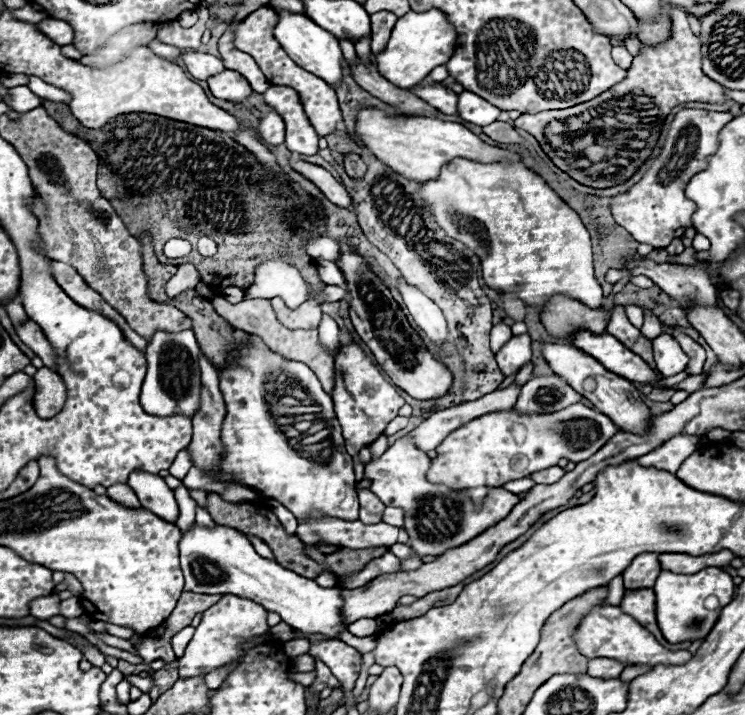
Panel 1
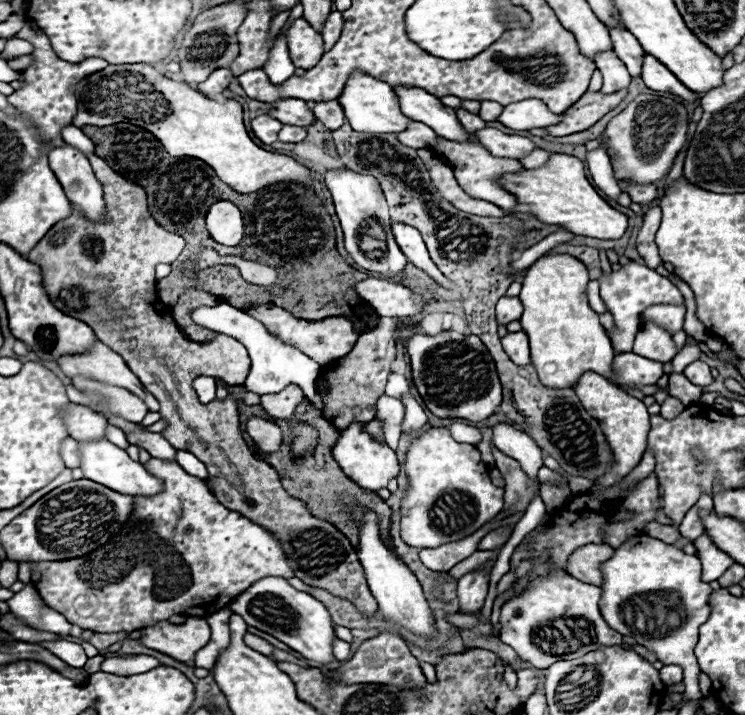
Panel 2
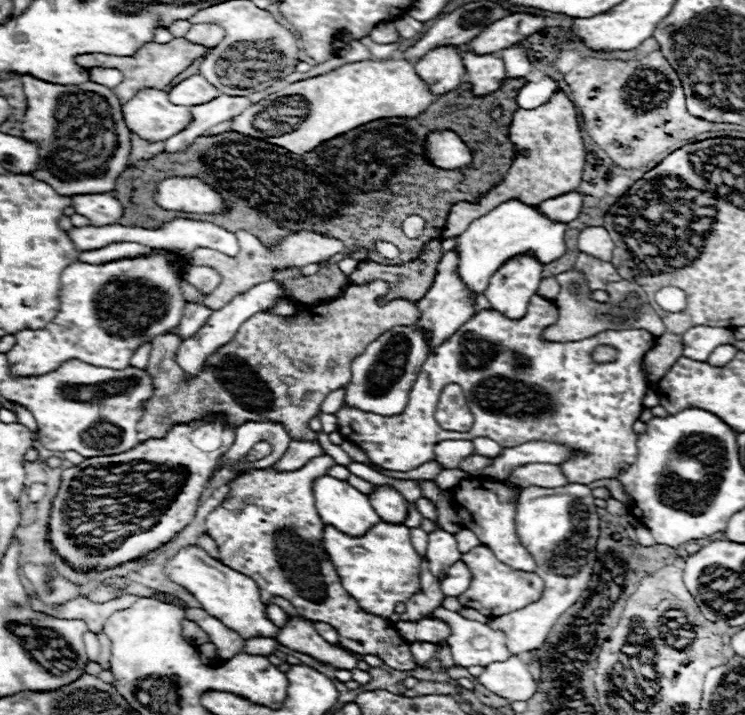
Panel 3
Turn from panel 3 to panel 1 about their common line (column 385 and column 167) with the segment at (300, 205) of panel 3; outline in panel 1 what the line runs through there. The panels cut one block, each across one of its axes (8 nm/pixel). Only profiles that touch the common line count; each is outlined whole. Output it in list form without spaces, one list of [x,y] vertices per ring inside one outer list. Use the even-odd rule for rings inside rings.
[[[42,100],[42,106],[64,130],[90,142],[100,158],[98,188],[102,196],[108,200],[128,200],[126,204],[114,204],[118,216],[132,236],[140,238],[144,232],[150,234],[154,252],[162,264],[180,264],[178,258],[174,260],[162,254],[162,246],[172,236],[190,240],[192,250],[196,250],[200,236],[210,236],[216,240],[218,252],[212,258],[198,260],[196,266],[202,282],[218,294],[228,286],[250,288],[254,266],[260,258],[284,258],[286,264],[296,266],[304,282],[312,288],[314,298],[324,290],[326,284],[320,280],[314,260],[304,252],[304,242],[322,236],[320,226],[326,224],[322,204],[296,182],[286,184],[280,178],[268,176],[252,152],[224,132],[146,112],[120,114],[104,128],[90,130],[72,116],[66,104]],[[180,224],[188,224],[190,230],[184,230]]]

